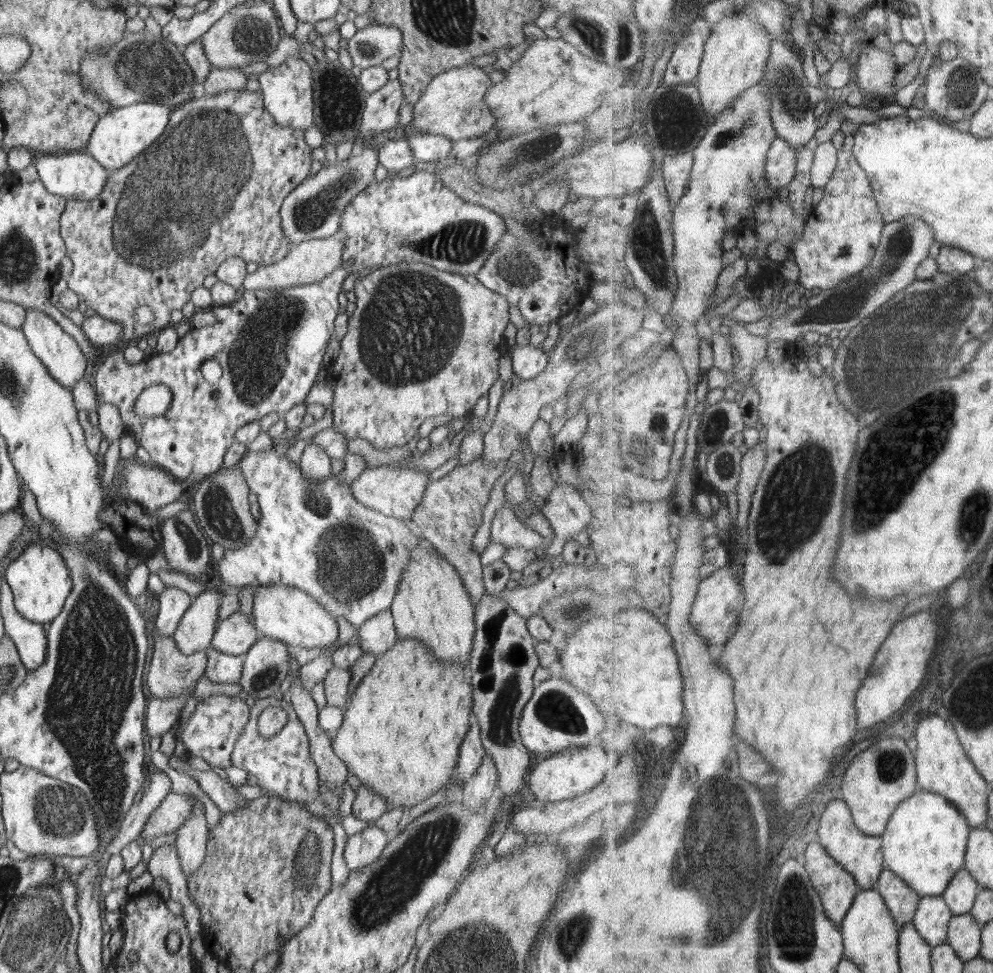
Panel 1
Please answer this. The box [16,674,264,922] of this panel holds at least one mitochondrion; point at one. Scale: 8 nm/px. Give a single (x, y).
(56, 812)

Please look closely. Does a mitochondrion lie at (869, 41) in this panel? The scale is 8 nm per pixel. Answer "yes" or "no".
no

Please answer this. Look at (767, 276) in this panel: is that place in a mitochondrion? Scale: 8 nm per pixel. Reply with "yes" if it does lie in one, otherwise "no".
no

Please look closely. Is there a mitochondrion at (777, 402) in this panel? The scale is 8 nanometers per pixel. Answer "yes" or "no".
no

